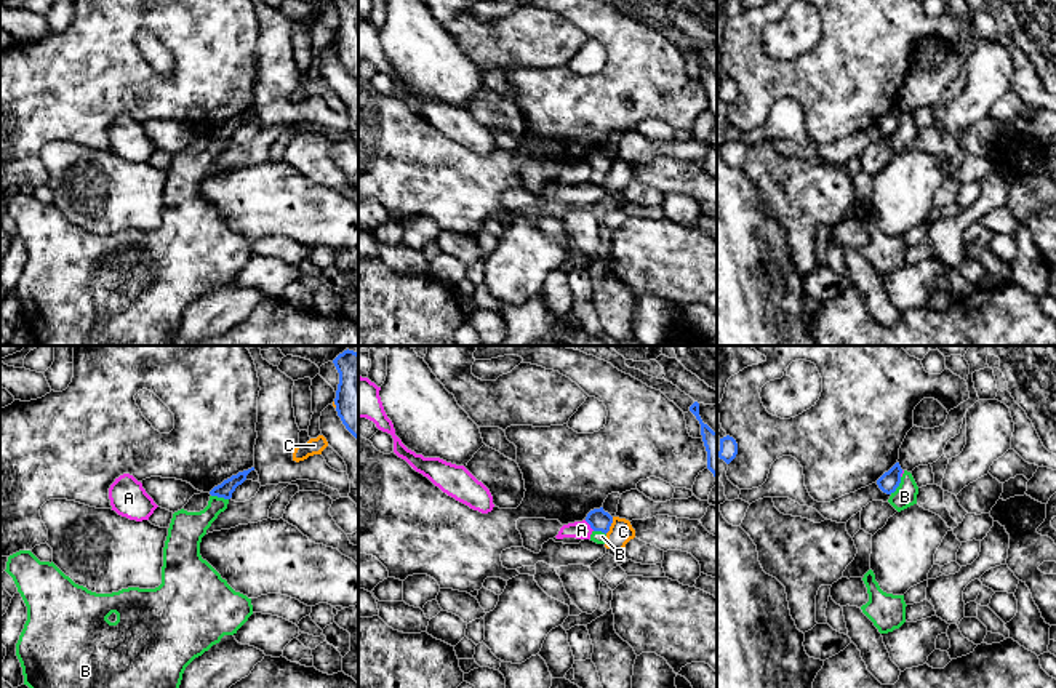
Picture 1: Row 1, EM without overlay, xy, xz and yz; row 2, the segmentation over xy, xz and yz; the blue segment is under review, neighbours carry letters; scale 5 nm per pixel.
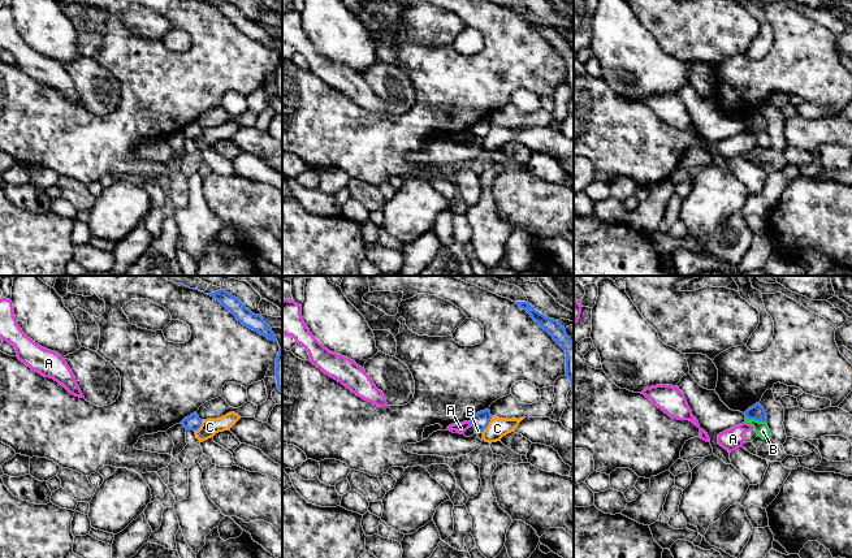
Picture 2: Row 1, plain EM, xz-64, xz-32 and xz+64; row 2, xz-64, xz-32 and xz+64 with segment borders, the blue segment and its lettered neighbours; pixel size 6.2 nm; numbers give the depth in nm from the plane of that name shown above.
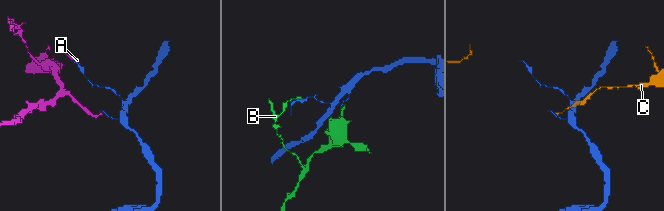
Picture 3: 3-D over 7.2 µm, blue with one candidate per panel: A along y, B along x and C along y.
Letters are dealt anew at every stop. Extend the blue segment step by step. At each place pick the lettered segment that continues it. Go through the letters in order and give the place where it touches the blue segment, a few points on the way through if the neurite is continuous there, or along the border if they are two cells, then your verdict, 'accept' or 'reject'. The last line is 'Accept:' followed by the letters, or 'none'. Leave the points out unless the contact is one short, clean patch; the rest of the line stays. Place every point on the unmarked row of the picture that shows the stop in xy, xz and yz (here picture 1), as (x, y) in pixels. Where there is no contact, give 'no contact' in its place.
A: meets blue in xz at (589, 165); border along xz (584, 162), (594, 172); reject
B: meets blue in yz at (896, 128); border along yz (901, 119), (901, 124), (890, 135); reject
C: meets blue in xz at (610, 167); reject
Accept: none

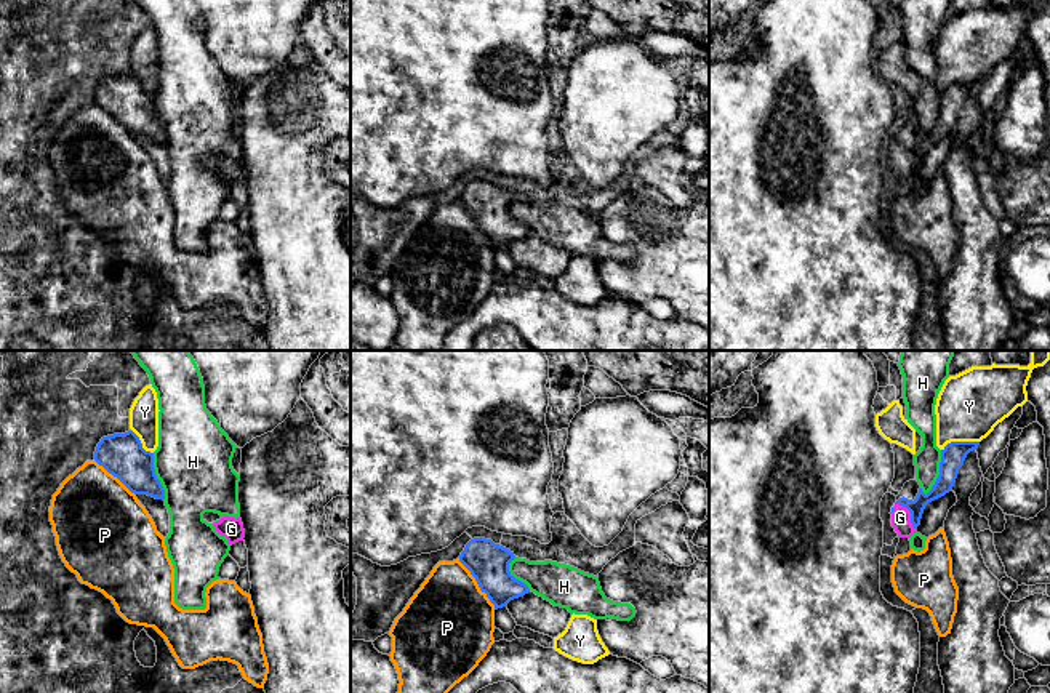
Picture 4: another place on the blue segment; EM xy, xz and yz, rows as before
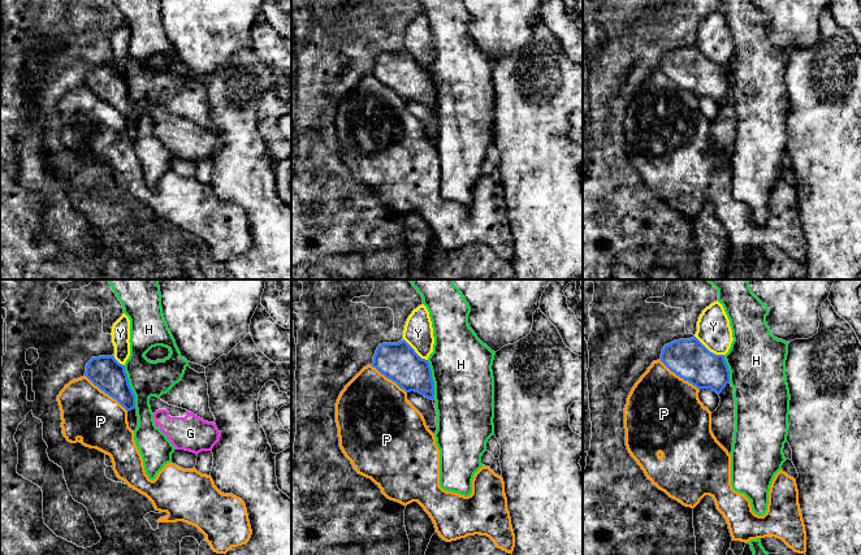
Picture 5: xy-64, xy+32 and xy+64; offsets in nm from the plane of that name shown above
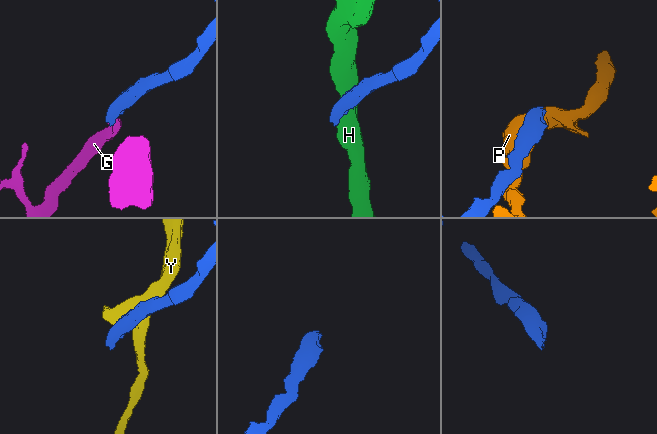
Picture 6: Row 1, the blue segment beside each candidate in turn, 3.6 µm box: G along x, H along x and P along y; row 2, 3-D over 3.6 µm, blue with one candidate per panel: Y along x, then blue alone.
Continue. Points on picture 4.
G: meets blue in yz at (911, 157); runs through yz (945, 124), (911, 157), (900, 159); accept
H: meets blue in yz at (940, 114); border along yz (941, 92), (937, 122), (925, 136); reject
P: meets blue in xz at (477, 224); reject
Y: meets blue in yz at (959, 84); border along yz (978, 82), (951, 82), (941, 92); reject
Accept: G

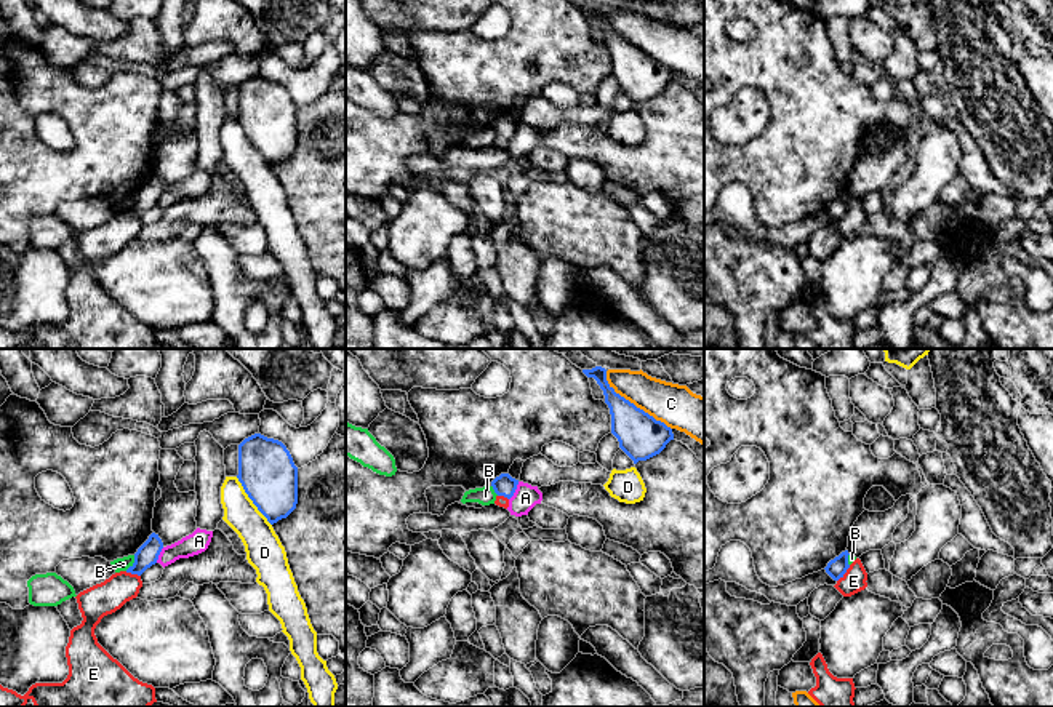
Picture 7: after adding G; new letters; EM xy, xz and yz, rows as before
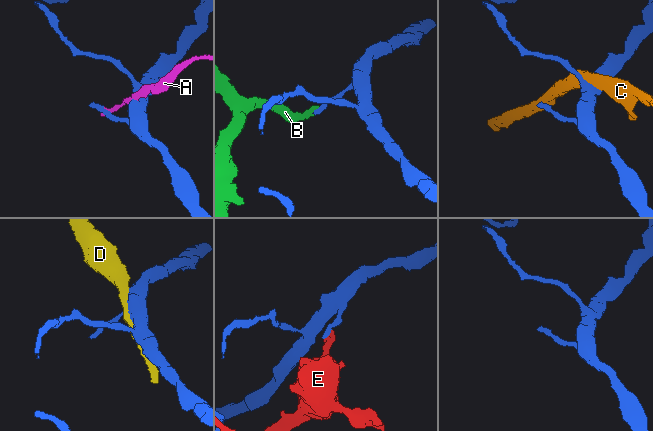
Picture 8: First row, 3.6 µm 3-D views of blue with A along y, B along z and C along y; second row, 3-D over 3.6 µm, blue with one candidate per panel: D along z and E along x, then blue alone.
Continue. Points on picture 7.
A: meets blue in xz at (514, 133); reject
B: meets blue in xy at (133, 205); reject
C: meets blue in xz at (632, 45); reject
D: meets blue in xy at (252, 141); reject
E: meets blue in yz at (845, 213); reject
Accept: none

